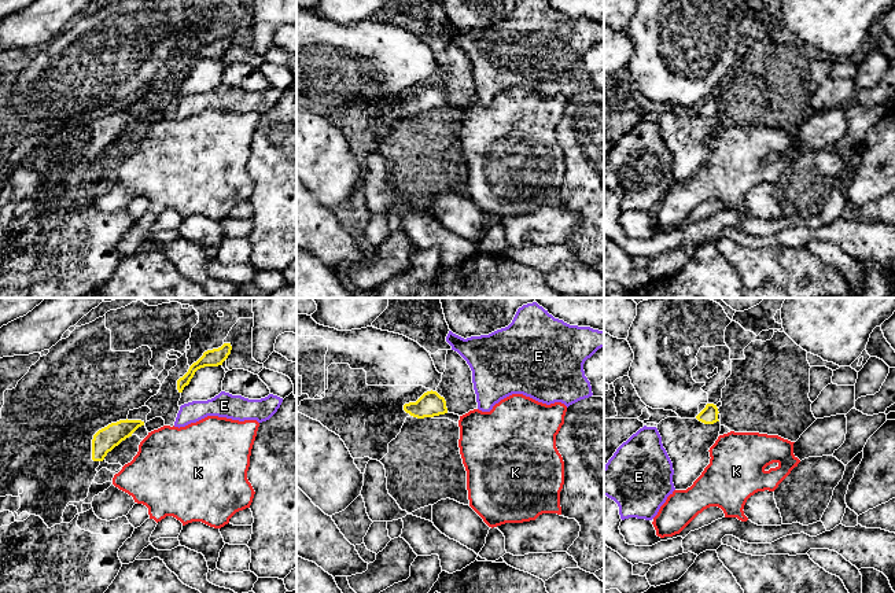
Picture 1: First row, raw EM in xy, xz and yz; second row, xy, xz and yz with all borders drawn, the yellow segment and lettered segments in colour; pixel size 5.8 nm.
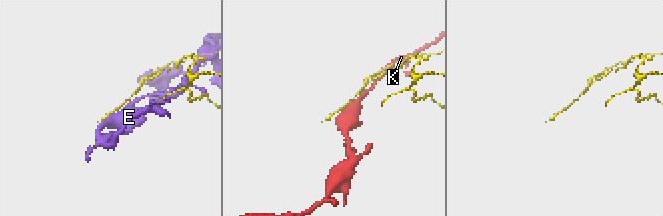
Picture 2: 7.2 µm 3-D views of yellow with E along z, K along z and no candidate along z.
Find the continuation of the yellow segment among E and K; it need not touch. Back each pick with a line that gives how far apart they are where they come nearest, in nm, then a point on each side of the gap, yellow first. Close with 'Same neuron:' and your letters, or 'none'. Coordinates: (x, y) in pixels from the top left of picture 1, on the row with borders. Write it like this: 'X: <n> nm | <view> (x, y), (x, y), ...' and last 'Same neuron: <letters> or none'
Same neuron: none

